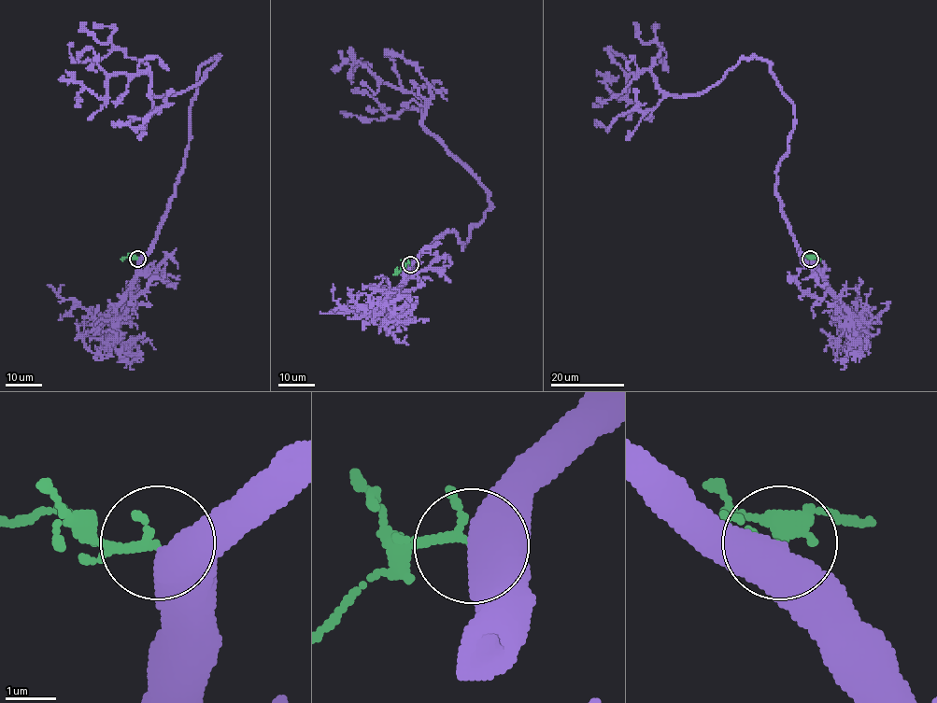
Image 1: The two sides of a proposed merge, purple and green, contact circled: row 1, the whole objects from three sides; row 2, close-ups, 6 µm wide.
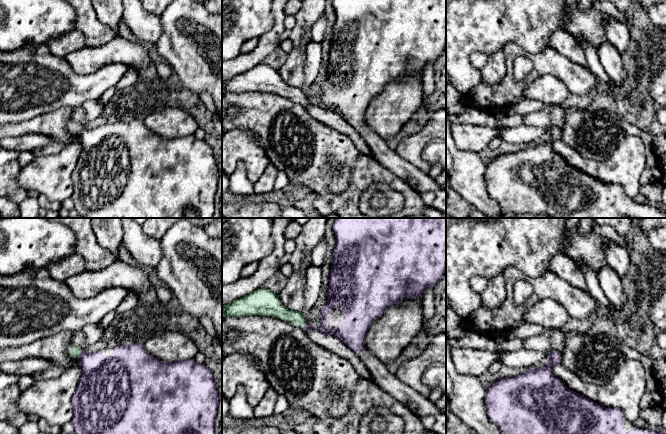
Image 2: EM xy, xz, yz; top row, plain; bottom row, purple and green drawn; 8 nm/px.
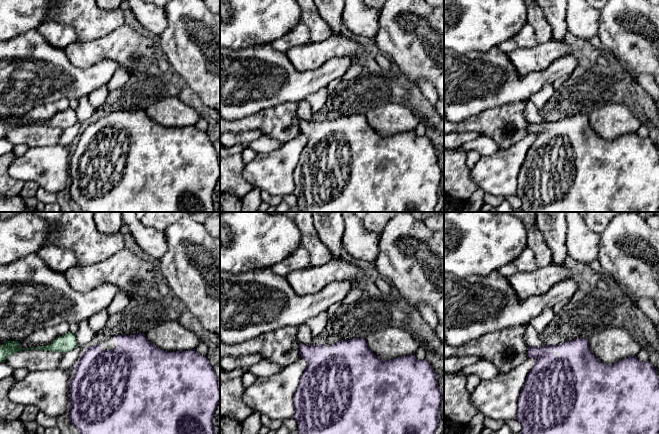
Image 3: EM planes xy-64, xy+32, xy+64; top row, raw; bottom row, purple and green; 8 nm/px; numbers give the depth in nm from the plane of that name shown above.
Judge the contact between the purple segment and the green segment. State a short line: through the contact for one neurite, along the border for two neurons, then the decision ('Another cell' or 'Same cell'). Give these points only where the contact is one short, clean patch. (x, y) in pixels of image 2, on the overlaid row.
Line: xy (102, 377), (80, 355), (75, 352). Same cell

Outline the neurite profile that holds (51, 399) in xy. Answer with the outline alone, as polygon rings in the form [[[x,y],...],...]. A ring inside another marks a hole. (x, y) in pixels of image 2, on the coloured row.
[[[77,364],[57,378],[33,381],[32,385],[19,395],[16,402],[18,408],[27,415],[34,414],[39,419],[44,419],[51,425],[63,426],[72,420],[72,398],[81,375],[81,367]]]

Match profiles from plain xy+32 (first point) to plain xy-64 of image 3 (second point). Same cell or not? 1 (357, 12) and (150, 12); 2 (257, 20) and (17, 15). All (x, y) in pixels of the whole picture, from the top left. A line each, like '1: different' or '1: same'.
1: same
2: same

